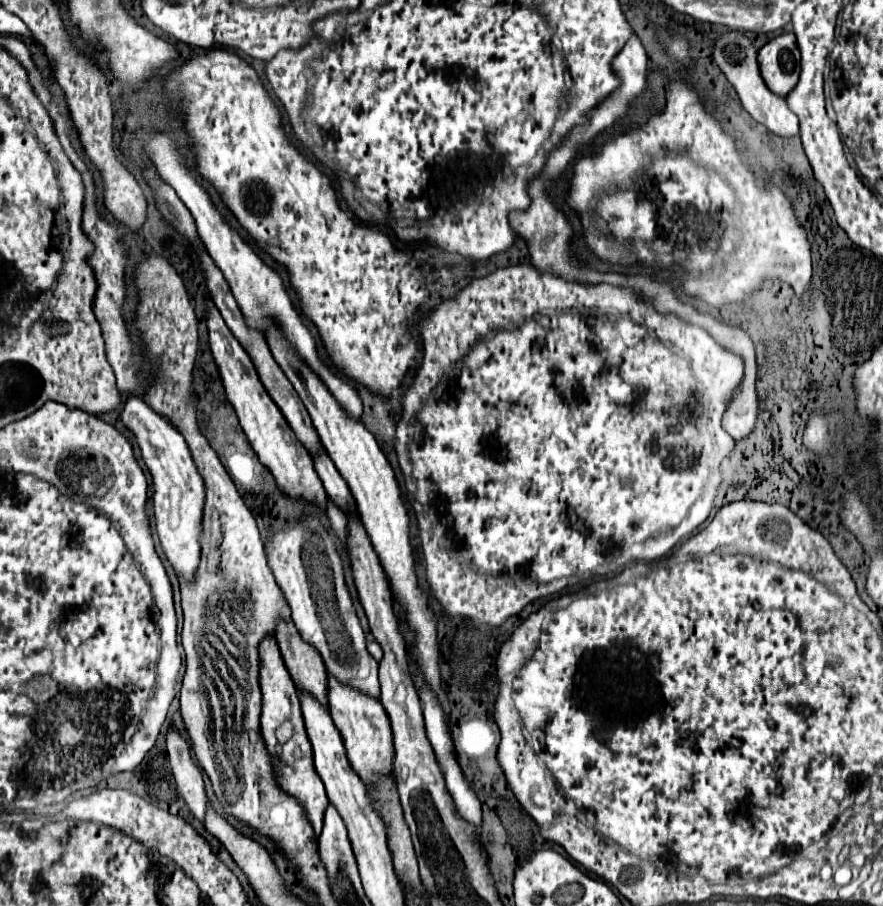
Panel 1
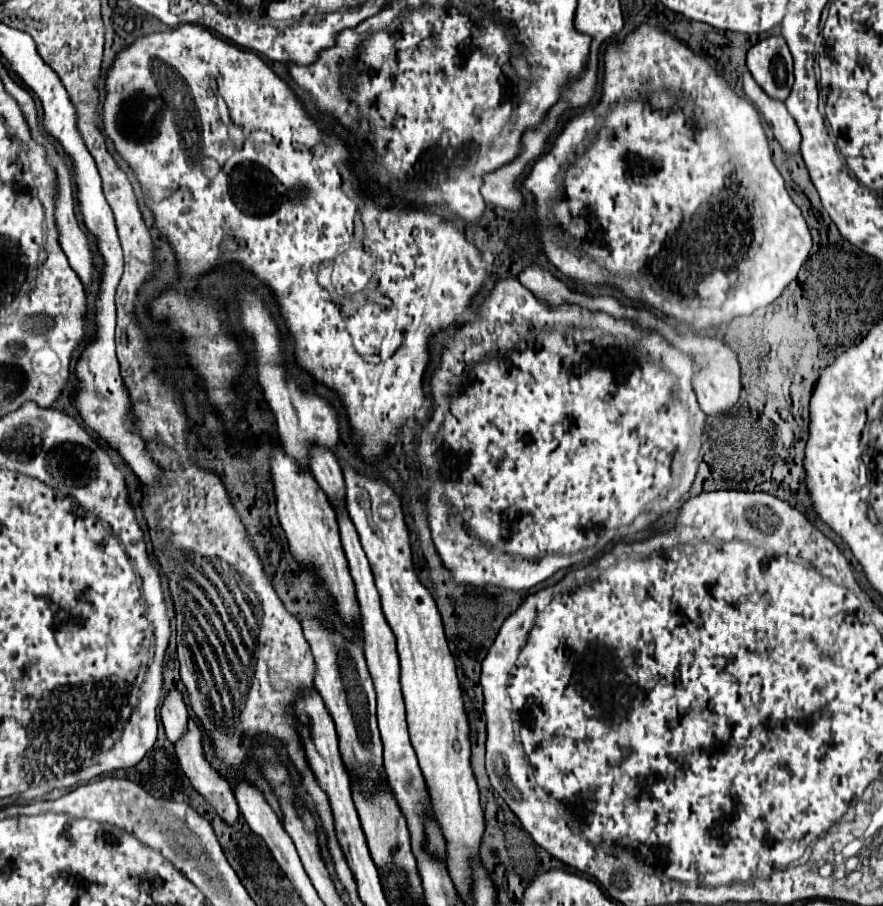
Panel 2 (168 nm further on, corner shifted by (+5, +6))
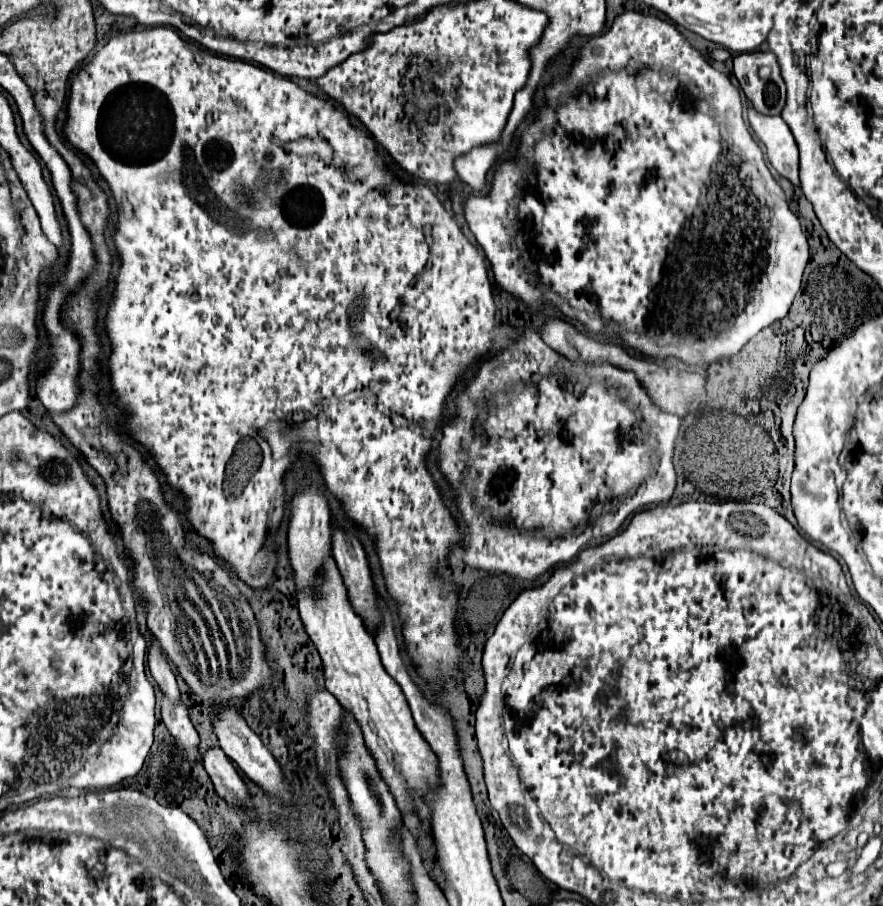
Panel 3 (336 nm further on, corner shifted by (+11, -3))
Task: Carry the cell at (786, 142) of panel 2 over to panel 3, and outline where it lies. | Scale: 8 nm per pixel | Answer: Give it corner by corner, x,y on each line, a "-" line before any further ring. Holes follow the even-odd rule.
749,106
749,124
757,134
757,138
765,144
767,158
773,164
773,168
797,186
799,184
797,144
783,118
765,116
757,112
753,106

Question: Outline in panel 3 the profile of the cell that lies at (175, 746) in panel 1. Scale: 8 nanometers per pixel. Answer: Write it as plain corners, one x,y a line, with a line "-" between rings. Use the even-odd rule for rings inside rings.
155,642
151,648
149,648
149,670
151,670
151,676
153,680
157,682
163,698
167,698
171,704
177,704
181,698
179,698
179,688
177,688
177,680
175,680
175,674
173,670
169,668
169,664
163,660
161,656
161,646
159,642

